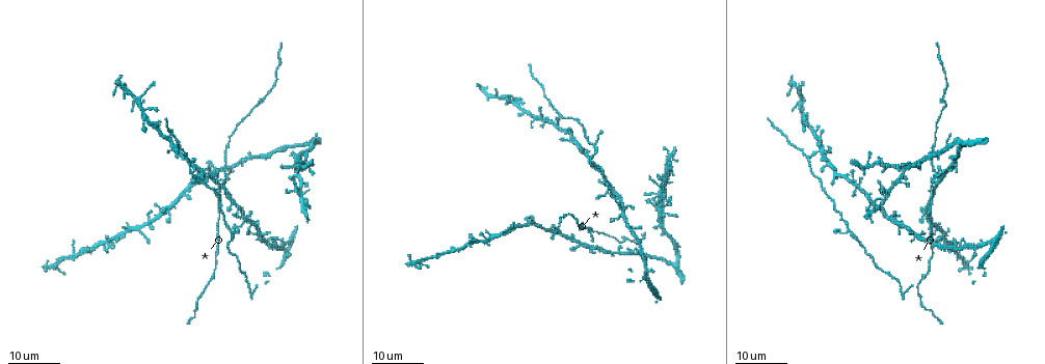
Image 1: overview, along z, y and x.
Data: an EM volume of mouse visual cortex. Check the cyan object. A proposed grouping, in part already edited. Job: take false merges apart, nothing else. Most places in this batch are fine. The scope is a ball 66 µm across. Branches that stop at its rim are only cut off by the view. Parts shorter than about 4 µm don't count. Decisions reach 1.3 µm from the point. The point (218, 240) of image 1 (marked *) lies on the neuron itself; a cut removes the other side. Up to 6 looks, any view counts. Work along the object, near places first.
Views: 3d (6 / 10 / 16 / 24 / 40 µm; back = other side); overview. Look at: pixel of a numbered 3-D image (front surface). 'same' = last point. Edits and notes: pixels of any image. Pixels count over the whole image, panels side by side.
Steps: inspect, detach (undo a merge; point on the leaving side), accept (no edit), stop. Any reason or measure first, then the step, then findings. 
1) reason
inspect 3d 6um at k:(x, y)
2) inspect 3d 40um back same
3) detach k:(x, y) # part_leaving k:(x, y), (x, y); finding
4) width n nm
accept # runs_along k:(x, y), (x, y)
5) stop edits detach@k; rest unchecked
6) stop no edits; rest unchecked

two arms in line, one across
inspect 3d 24um at 1:(592, 234)

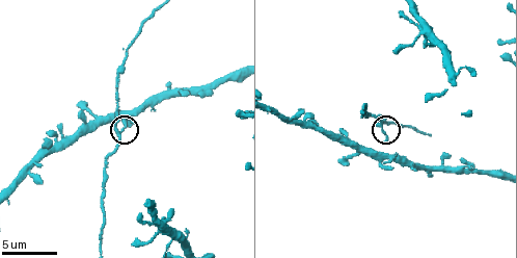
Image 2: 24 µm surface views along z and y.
inspect 3d 6um at 2:(117, 131)

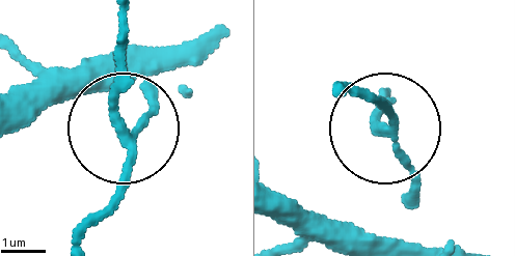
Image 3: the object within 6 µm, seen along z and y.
side_arm 33 um; arms 3
accept # all the same neuron

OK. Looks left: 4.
looks like a crossing
inspect 3d 24um at 1:(916, 237)

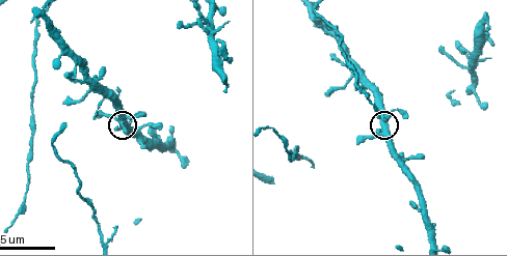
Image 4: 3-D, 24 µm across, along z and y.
inspect 3d 10um at 4:(387, 126)

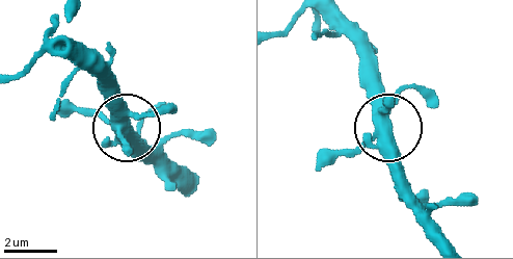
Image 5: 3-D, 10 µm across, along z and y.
side_arm 29 um
accept # all the same neuron

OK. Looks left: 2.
inspect 3d 24um at 1:(904, 169)

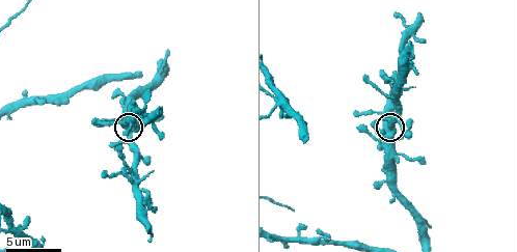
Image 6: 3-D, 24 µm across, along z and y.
closer look
inspect 3d 6um same

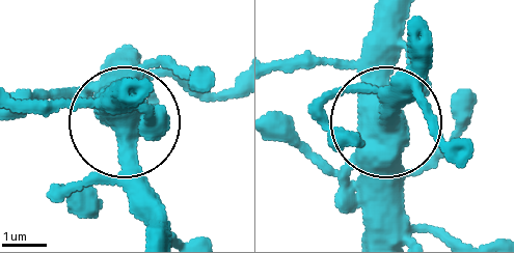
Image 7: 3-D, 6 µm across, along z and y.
accept # one neuron here

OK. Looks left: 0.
stop no edits; rest unchecked

